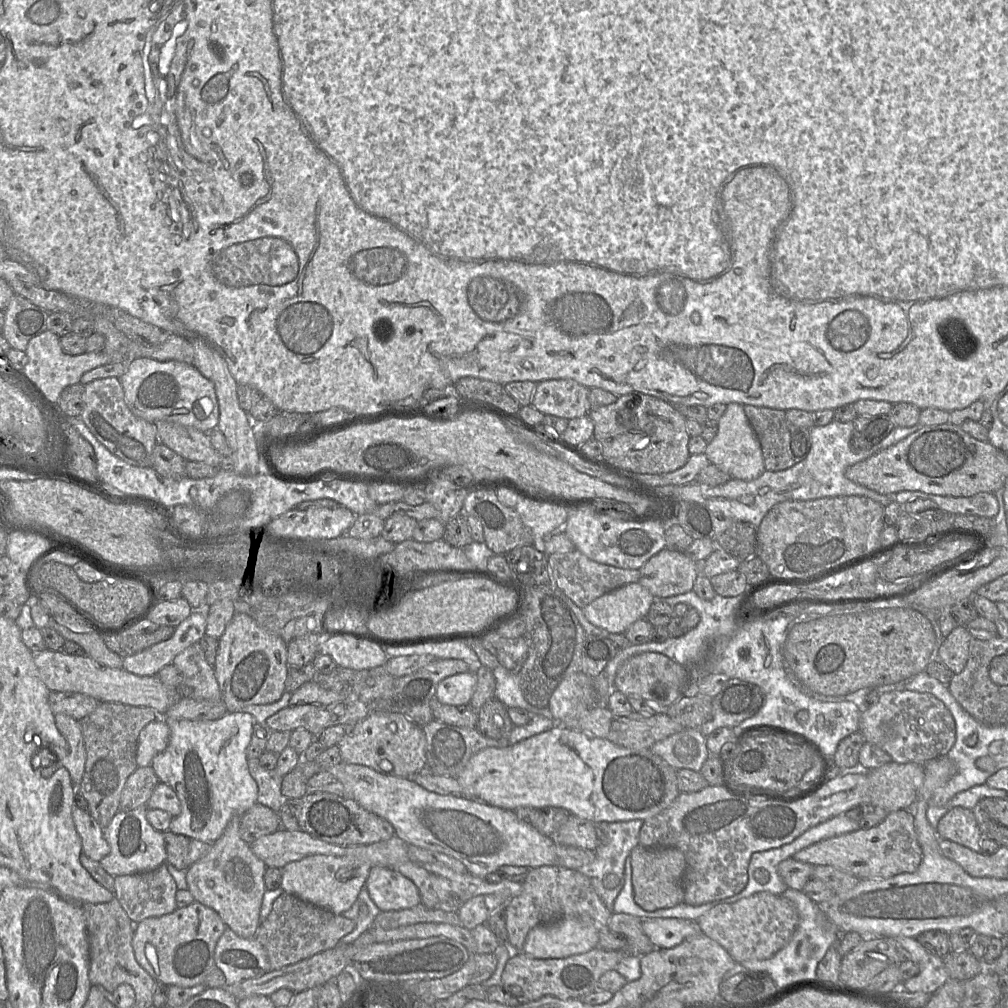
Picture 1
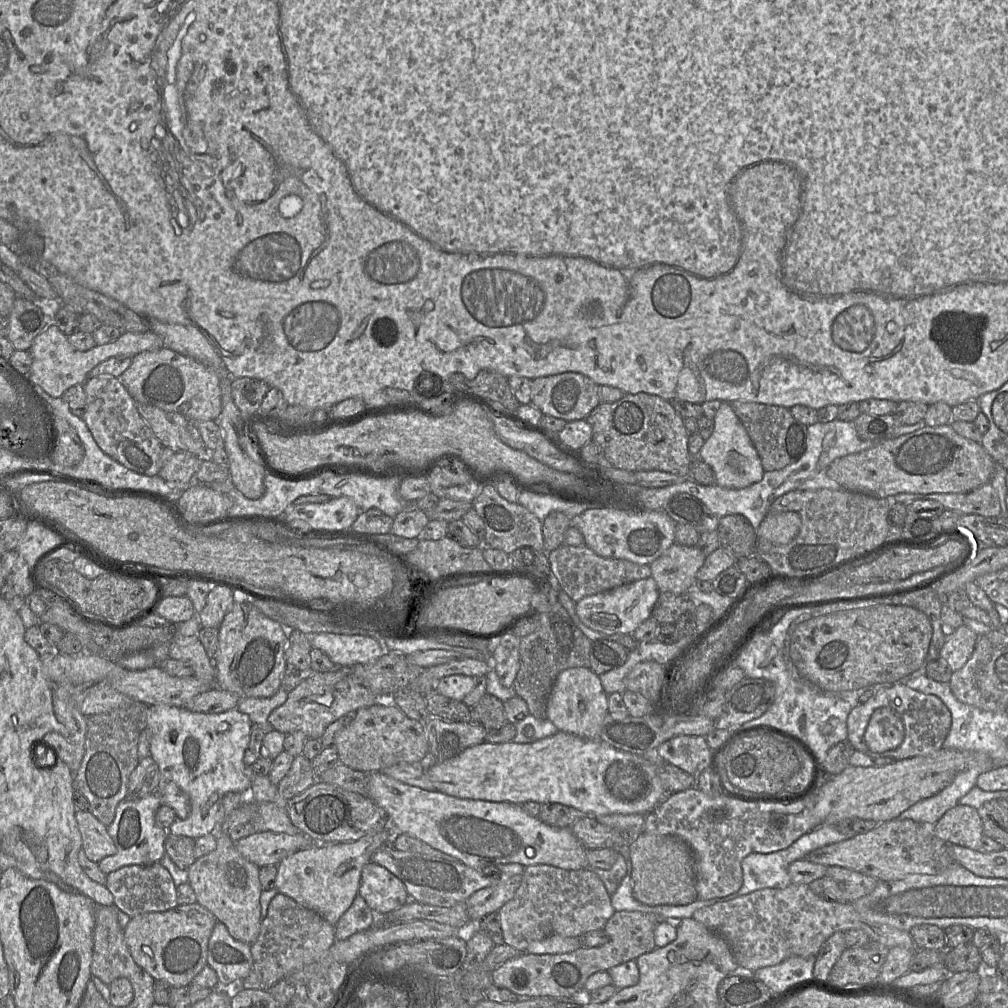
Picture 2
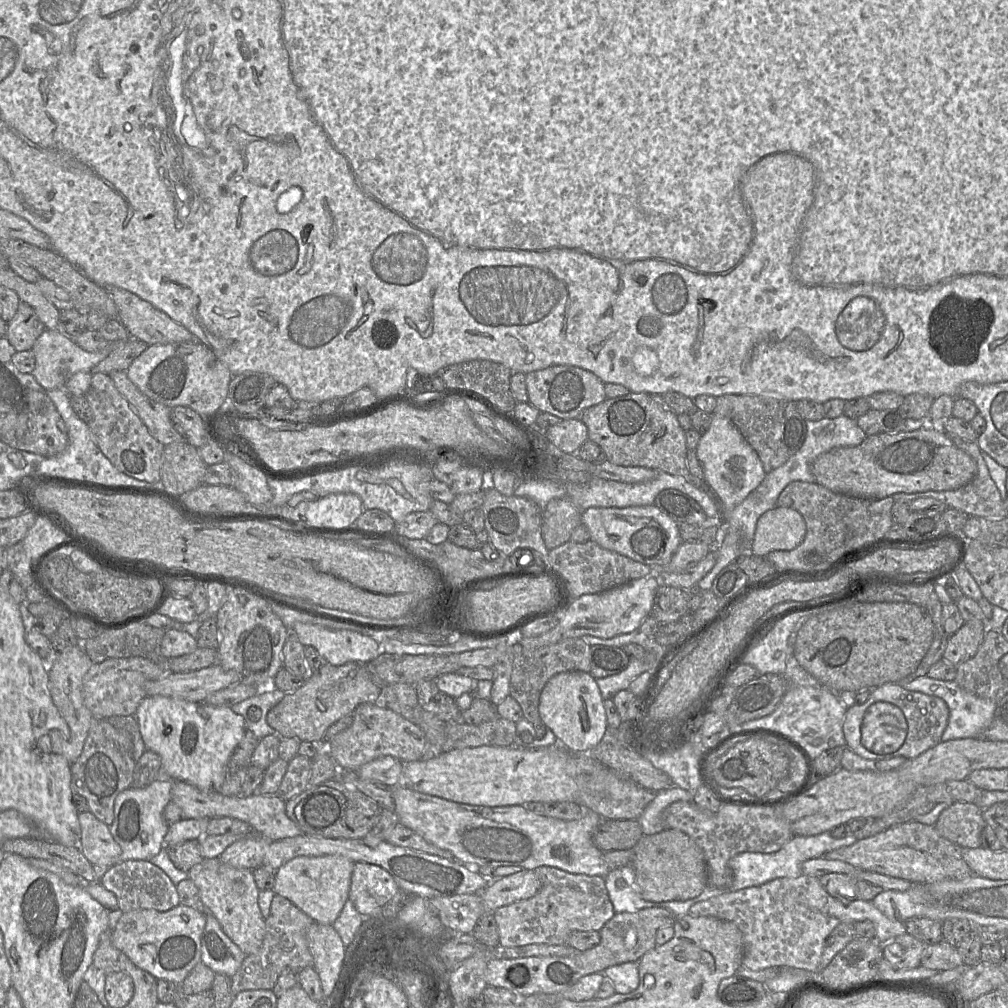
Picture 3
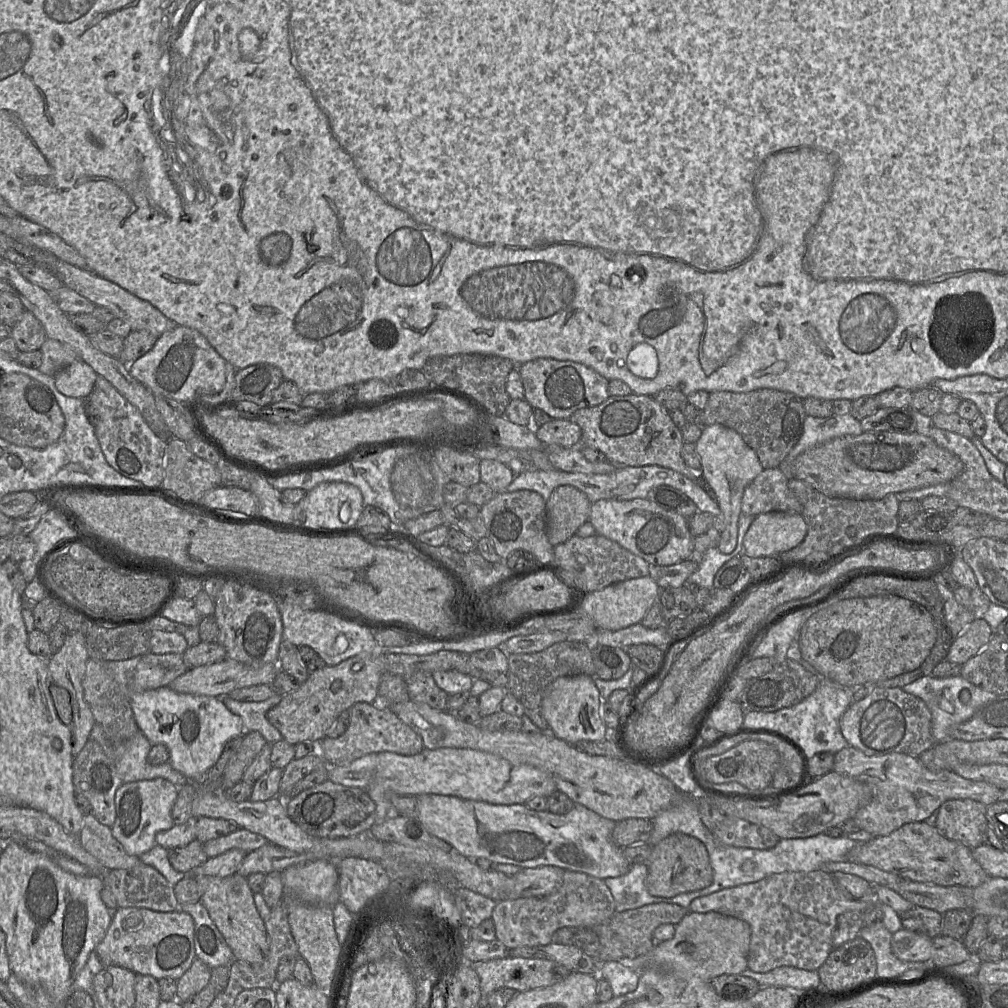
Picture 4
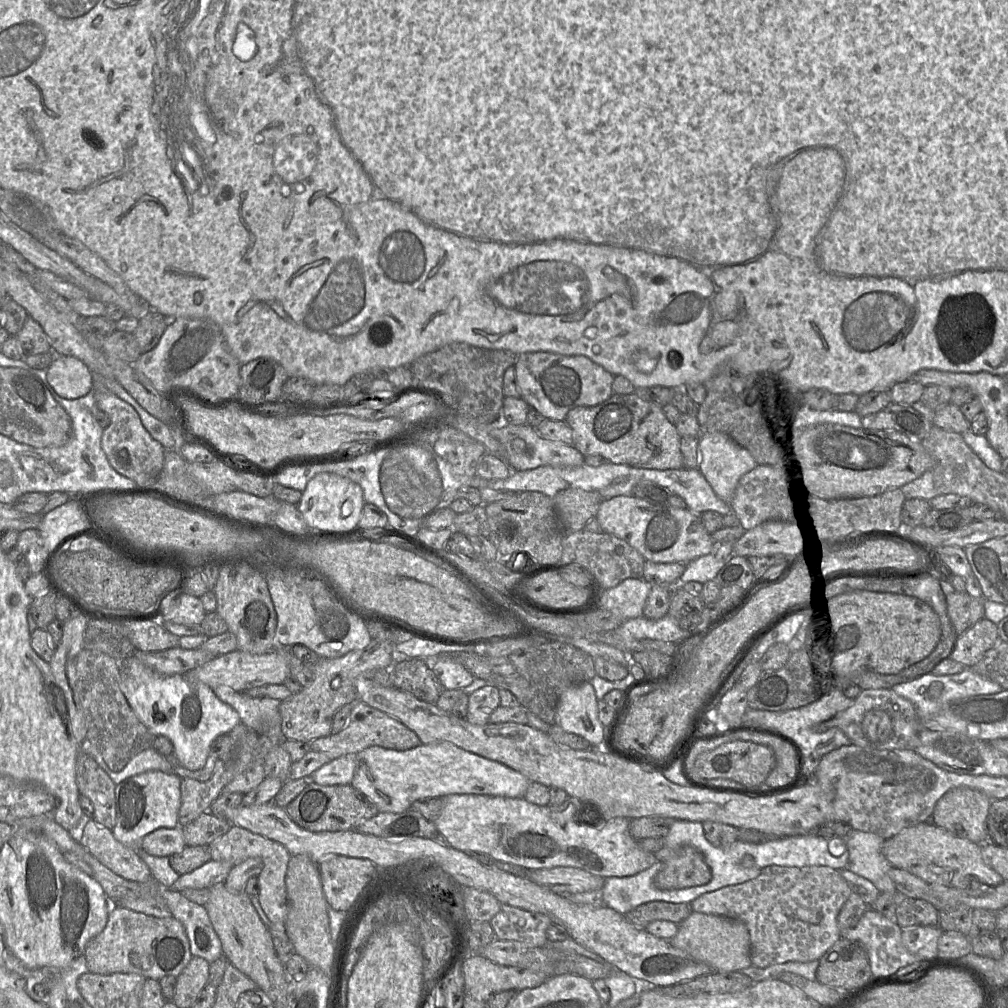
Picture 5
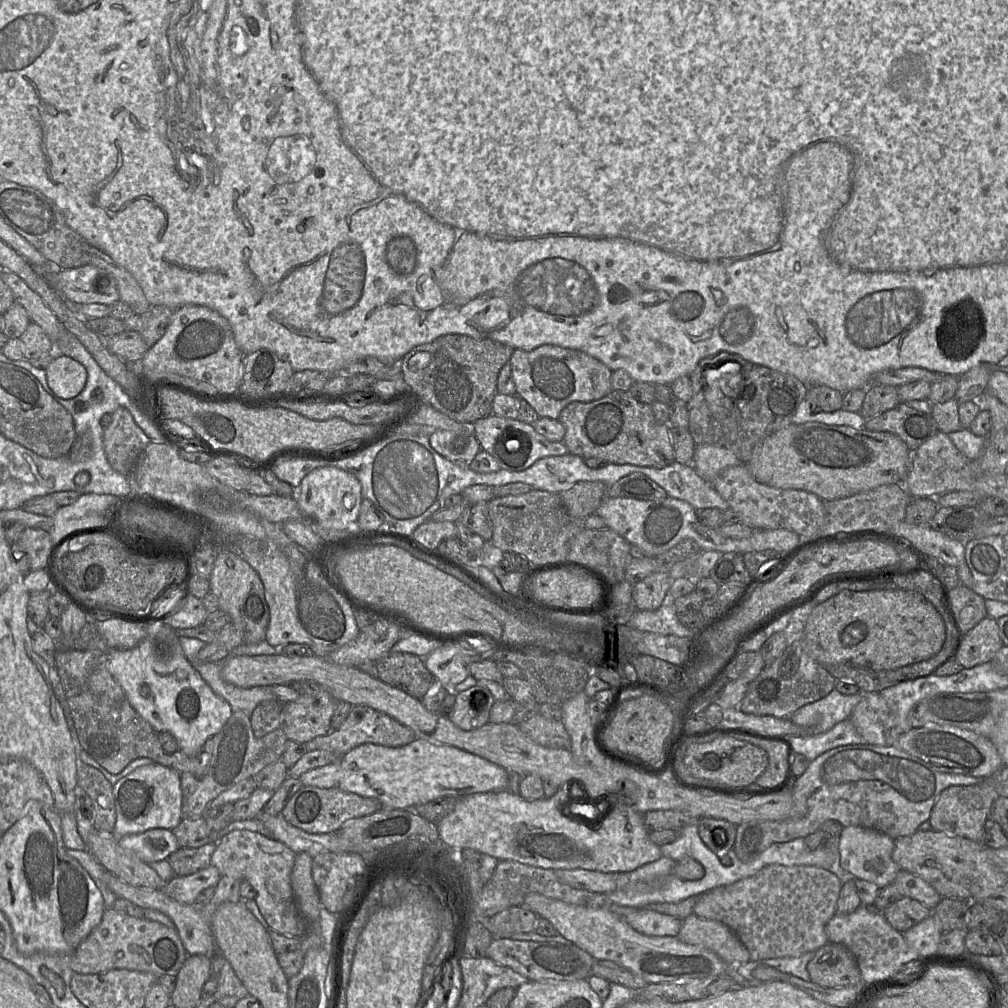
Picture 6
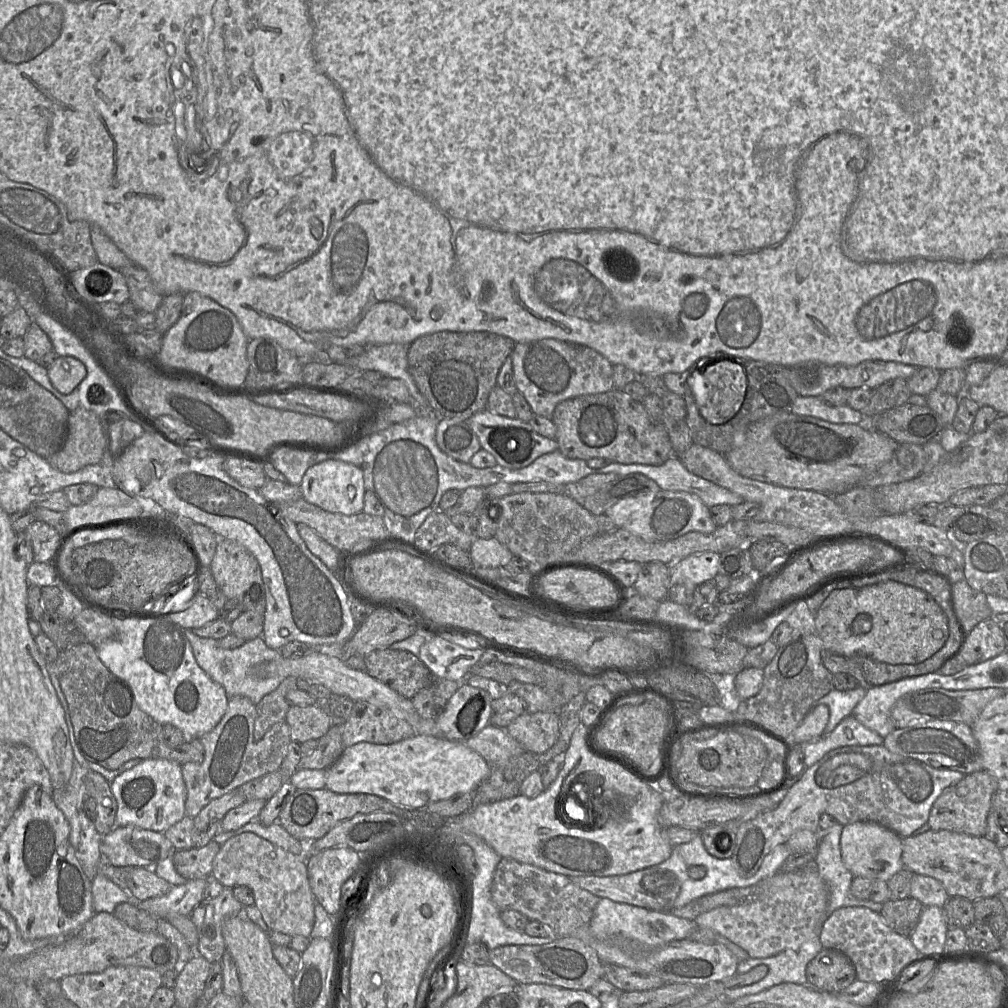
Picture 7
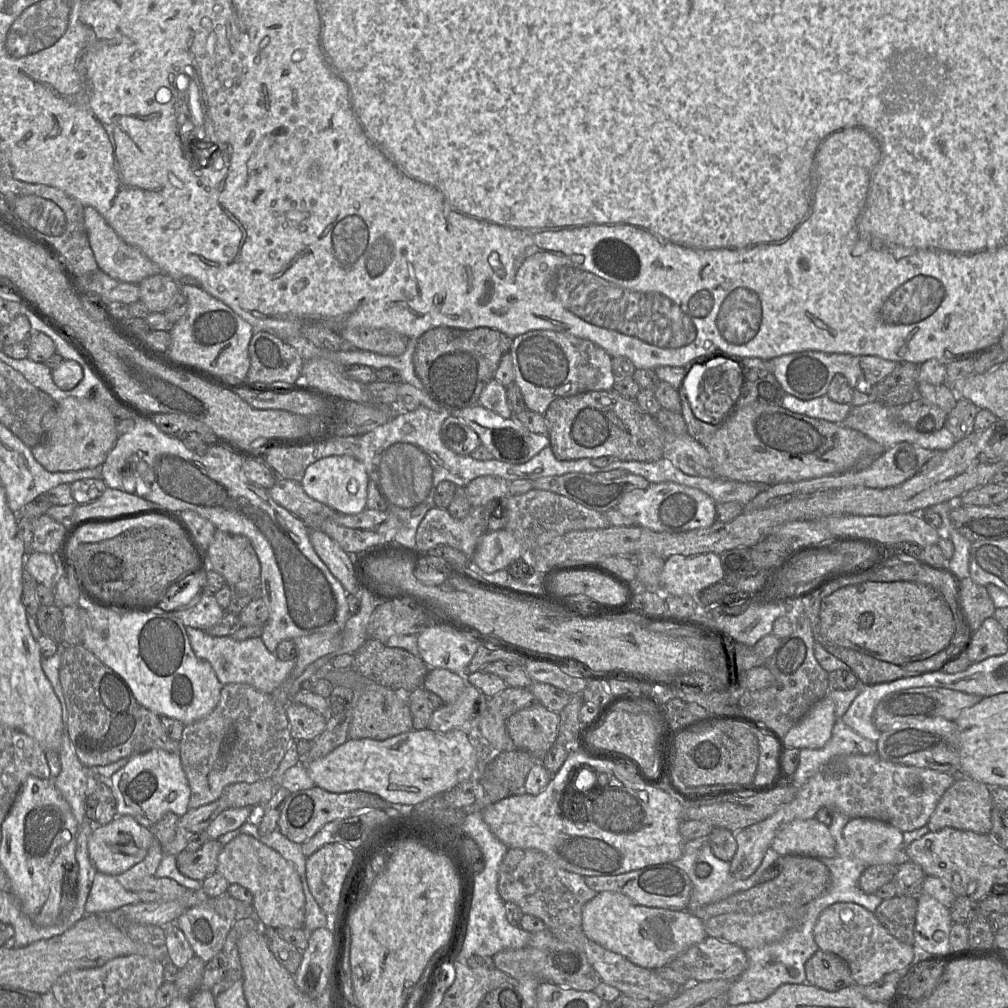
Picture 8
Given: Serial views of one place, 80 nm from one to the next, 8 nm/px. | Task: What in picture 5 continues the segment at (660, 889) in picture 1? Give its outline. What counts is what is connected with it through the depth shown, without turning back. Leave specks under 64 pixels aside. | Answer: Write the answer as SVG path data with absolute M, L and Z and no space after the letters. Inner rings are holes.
M682 846L663 863L654 883L659 889L673 890L704 885L711 878L703 854L692 846Z

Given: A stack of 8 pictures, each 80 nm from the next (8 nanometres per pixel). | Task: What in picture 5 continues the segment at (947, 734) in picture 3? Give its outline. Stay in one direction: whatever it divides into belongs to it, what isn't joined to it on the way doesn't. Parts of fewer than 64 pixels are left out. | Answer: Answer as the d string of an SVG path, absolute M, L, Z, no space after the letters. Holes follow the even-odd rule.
M965 667L962 672L953 675L925 674L912 681L895 685L891 689L899 696L911 701L914 704L918 717L922 723L922 728L923 723L938 714L940 711L945 709L950 703L957 699L964 698L967 696L996 694L1004 690L999 684L992 682L977 674L974 670L971 669L971 667Z

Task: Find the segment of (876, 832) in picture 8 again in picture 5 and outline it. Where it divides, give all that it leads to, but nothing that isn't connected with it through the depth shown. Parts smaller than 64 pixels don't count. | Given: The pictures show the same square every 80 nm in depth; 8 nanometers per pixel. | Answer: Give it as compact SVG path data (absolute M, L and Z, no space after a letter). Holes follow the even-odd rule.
M851 830L845 839L848 850L847 869L869 880L879 892L897 892L889 876L893 867L882 853L885 839L877 834Z

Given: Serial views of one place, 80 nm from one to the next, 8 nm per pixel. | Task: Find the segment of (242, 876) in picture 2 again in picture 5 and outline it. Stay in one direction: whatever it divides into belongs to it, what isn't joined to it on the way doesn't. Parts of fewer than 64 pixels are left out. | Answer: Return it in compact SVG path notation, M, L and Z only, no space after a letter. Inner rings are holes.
M219 883L210 888L210 896L204 906L220 939L223 956L228 962L253 980L273 1003L282 999L287 991L288 975L278 959L272 937L250 897L243 891L231 893L223 883Z

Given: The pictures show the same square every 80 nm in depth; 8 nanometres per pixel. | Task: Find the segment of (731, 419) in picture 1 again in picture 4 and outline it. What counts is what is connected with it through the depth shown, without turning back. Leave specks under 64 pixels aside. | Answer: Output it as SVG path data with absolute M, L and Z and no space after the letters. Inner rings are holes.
M723 425L704 426L695 445L701 462L700 476L715 497L725 523L717 549L724 554L729 554L735 549L737 543L738 521L742 512L744 489L764 468L756 453L744 442L742 437L736 431Z

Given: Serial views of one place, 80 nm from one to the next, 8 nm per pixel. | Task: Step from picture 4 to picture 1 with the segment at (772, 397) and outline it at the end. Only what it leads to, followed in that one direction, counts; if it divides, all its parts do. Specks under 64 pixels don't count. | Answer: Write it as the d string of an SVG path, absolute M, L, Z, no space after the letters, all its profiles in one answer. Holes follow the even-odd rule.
M743 405L743 409L760 443L767 471L788 469L807 456L810 450L809 429L790 423L785 416L785 411L752 405Z

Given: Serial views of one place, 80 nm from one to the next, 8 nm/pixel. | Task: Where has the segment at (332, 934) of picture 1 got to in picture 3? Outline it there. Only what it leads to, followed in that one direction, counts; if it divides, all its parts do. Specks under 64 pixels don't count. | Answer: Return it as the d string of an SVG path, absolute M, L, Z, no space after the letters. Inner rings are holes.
M276 894L271 903L270 914L265 918L265 936L258 952L247 955L239 970L231 977L233 996L246 990L272 990L280 974L290 969L295 974L306 967L313 967L306 931L314 920L287 898Z

